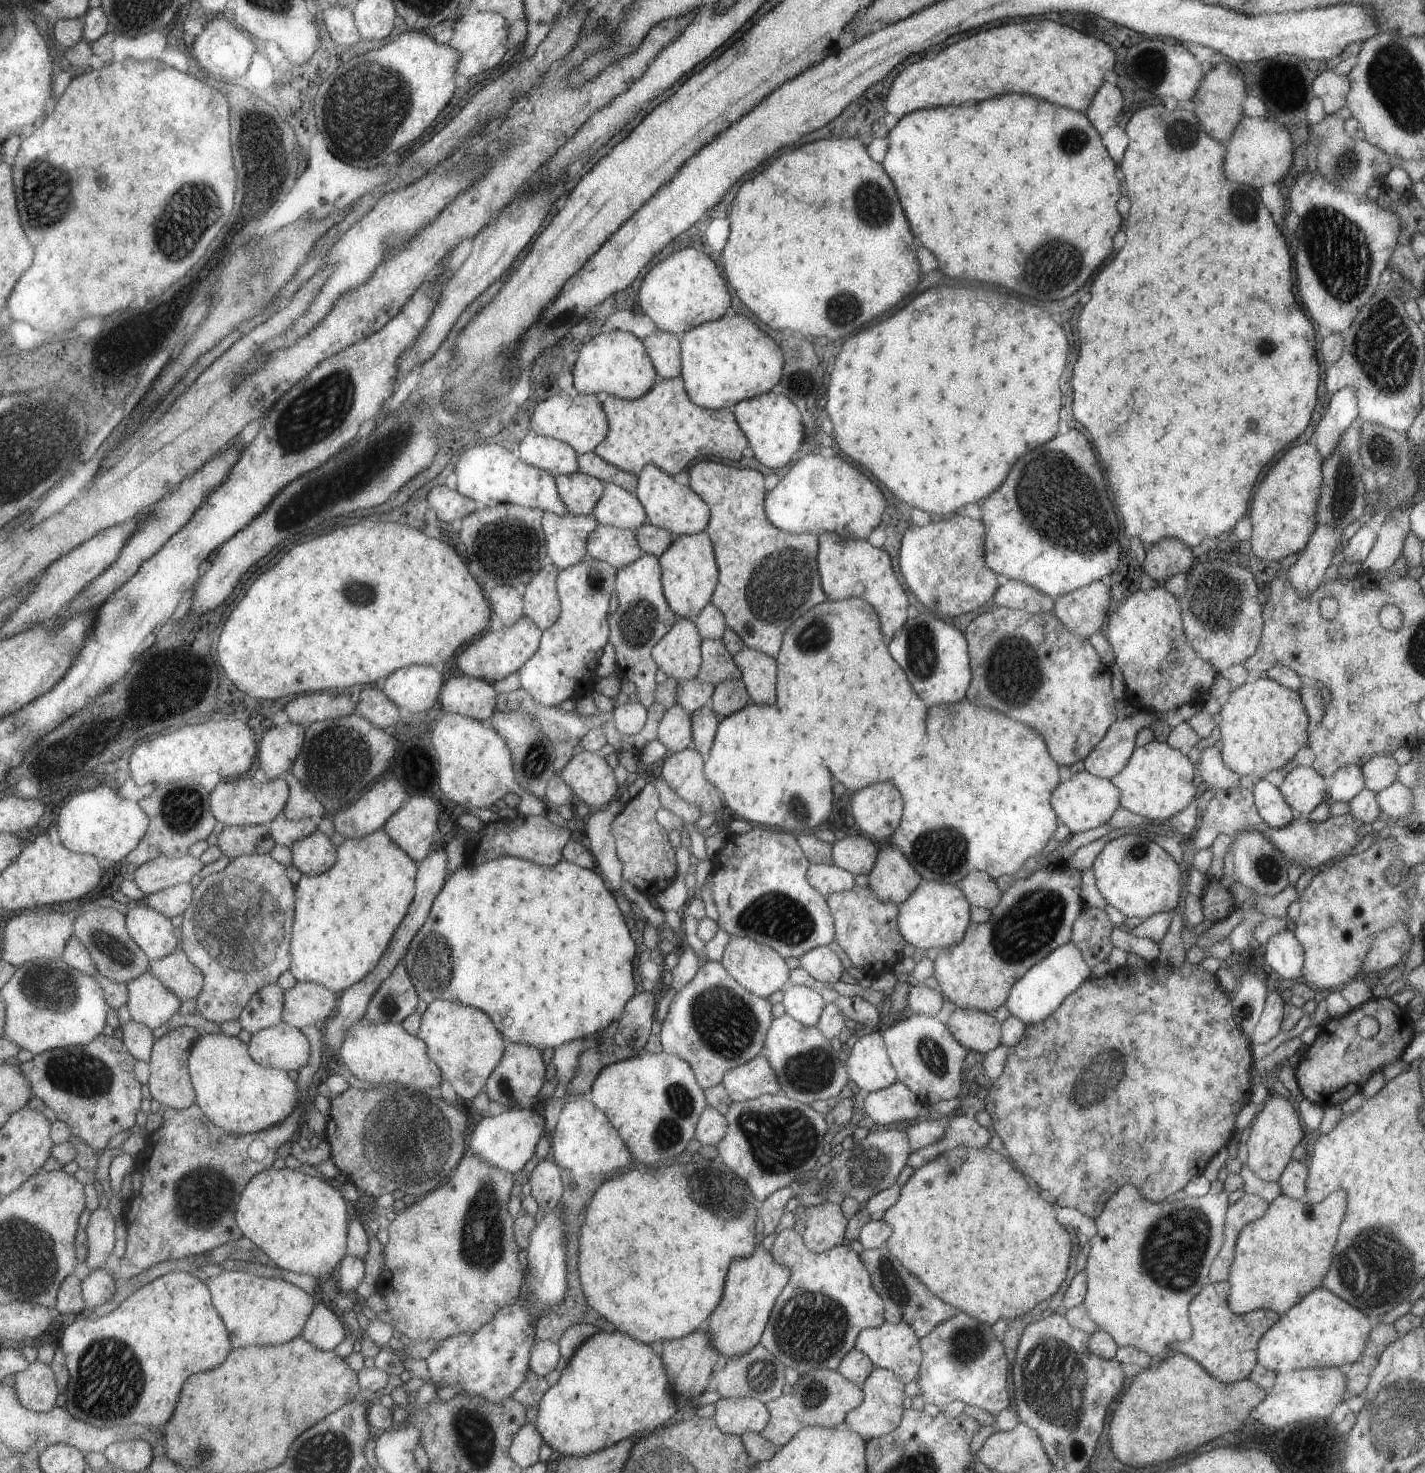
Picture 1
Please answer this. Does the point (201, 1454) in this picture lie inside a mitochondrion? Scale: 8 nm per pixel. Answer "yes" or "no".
yes

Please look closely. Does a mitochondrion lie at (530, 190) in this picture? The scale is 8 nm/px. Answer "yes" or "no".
no

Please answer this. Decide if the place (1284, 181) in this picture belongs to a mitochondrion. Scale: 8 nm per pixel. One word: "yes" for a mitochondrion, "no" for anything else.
no

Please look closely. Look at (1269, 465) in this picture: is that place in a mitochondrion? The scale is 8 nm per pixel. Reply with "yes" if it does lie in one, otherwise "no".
no

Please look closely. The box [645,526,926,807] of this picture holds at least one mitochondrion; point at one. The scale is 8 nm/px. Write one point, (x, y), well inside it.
(779, 581)

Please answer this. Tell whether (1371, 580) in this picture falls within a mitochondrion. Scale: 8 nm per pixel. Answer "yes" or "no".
no

